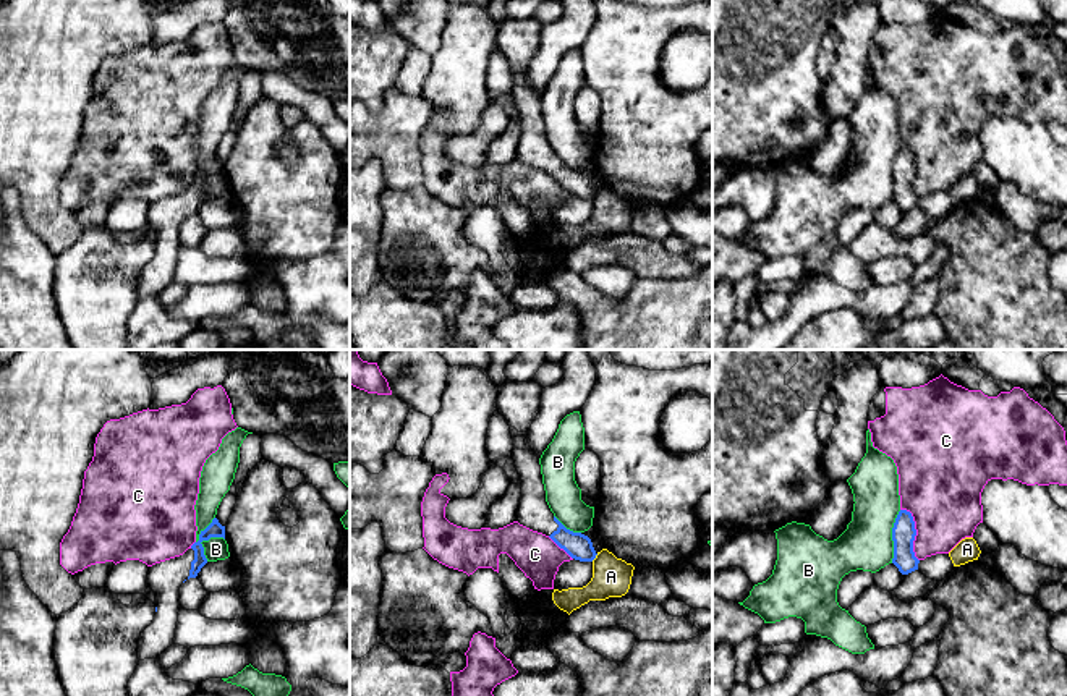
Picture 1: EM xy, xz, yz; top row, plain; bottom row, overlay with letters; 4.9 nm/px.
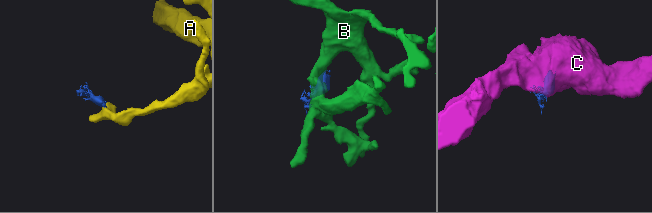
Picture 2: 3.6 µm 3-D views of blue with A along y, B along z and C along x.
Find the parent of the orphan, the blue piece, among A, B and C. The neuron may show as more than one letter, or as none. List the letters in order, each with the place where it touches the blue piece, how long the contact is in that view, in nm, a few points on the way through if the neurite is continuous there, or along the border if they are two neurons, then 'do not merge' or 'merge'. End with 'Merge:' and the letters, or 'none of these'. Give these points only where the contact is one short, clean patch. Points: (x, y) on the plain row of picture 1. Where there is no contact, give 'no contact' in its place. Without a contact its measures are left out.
A: xz (595, 195) | 50 nm | along xz (598, 191), (591, 198) | do not merge
B: xy (199, 177) | 220 nm | along xy (214, 154), (199, 172), (206, 198) | do not merge
C: yz (915, 170) | 280 nm | do not merge
Merge: none of these

